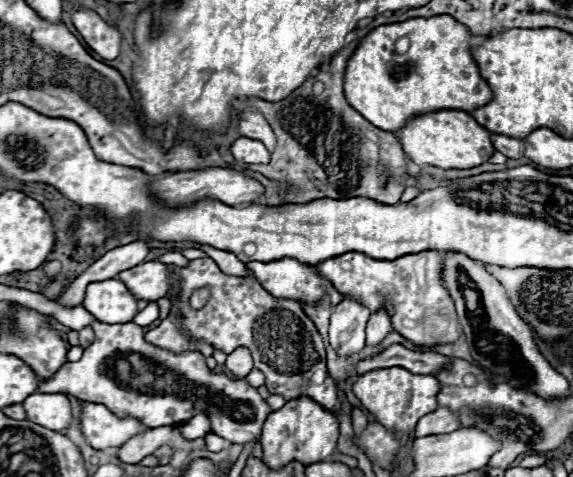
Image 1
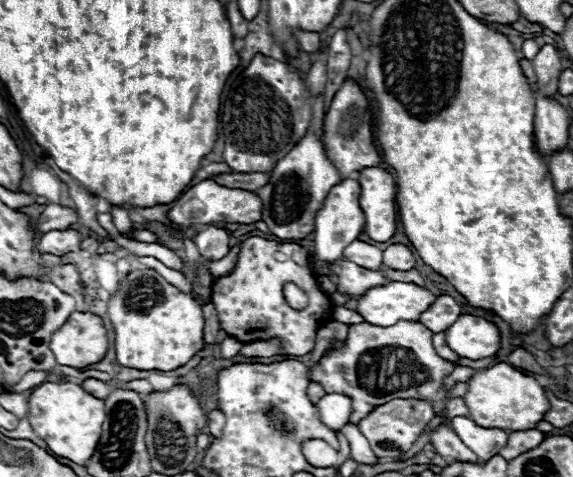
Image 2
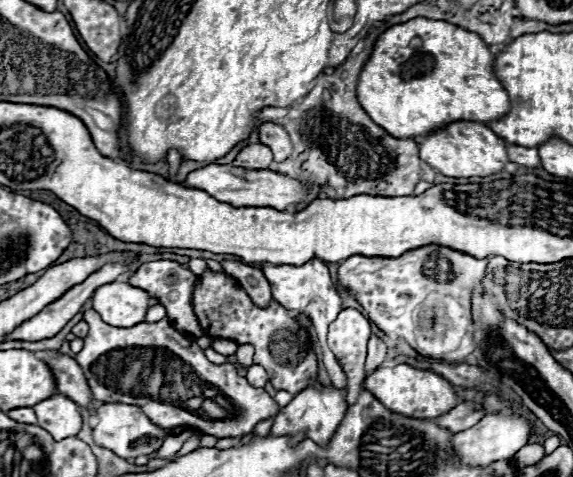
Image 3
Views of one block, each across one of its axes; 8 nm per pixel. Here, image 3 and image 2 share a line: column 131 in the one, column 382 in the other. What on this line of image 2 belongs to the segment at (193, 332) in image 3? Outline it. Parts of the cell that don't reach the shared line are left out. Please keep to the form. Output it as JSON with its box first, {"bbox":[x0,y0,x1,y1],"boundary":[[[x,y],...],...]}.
{"bbox":[330,260,390,296],"boundary":[[[334,260],[330,264],[330,274],[338,276],[340,292],[348,292],[350,296],[360,296],[372,286],[382,286],[390,282],[380,272],[366,270],[350,260]]]}

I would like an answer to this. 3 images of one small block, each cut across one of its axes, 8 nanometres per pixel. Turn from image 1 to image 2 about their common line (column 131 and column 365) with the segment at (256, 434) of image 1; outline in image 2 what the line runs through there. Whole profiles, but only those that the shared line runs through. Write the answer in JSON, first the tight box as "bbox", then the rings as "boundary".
{"bbox":[308,320,468,424],"boundary":[[[400,320],[394,326],[374,326],[368,322],[362,324],[350,324],[350,332],[346,338],[346,344],[340,350],[332,350],[330,354],[322,356],[316,364],[308,364],[308,380],[320,384],[326,394],[344,394],[352,400],[352,414],[350,424],[358,424],[364,416],[368,416],[376,406],[386,404],[394,398],[418,398],[418,400],[430,400],[434,404],[434,412],[440,414],[444,408],[448,412],[446,422],[450,422],[454,416],[468,416],[468,408],[462,398],[454,398],[450,402],[444,402],[446,390],[442,388],[442,378],[454,370],[452,362],[440,358],[432,346],[432,332],[424,328],[420,322],[408,322]]]}

